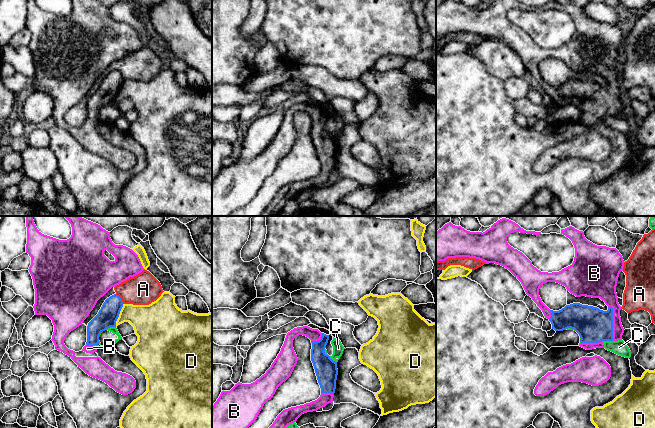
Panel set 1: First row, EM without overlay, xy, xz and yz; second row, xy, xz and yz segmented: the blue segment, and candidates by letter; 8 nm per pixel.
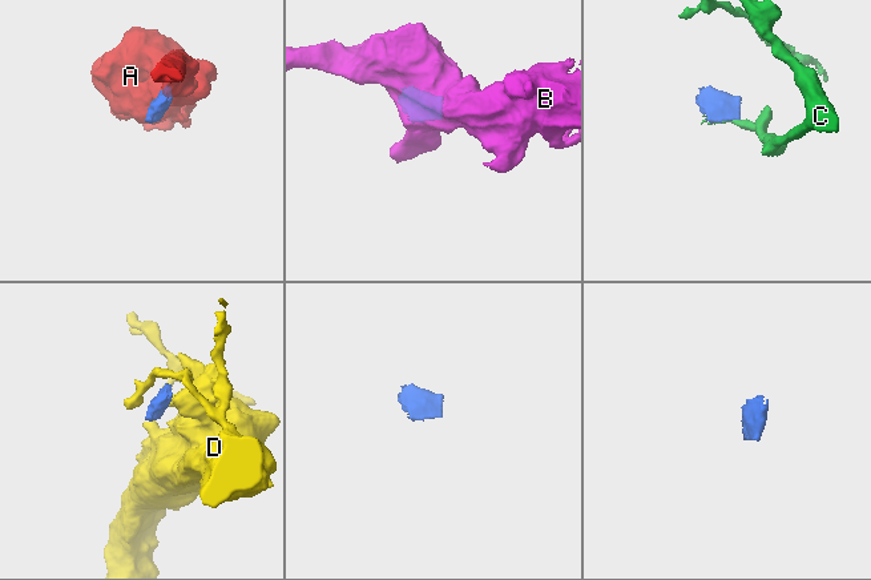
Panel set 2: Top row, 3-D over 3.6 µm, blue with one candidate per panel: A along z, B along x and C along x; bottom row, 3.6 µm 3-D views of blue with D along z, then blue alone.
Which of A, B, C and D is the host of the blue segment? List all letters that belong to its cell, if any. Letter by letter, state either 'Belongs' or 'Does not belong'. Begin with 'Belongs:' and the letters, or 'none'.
Belongs: B
A: Does not belong
B: Belongs
C: Does not belong
D: Does not belong

